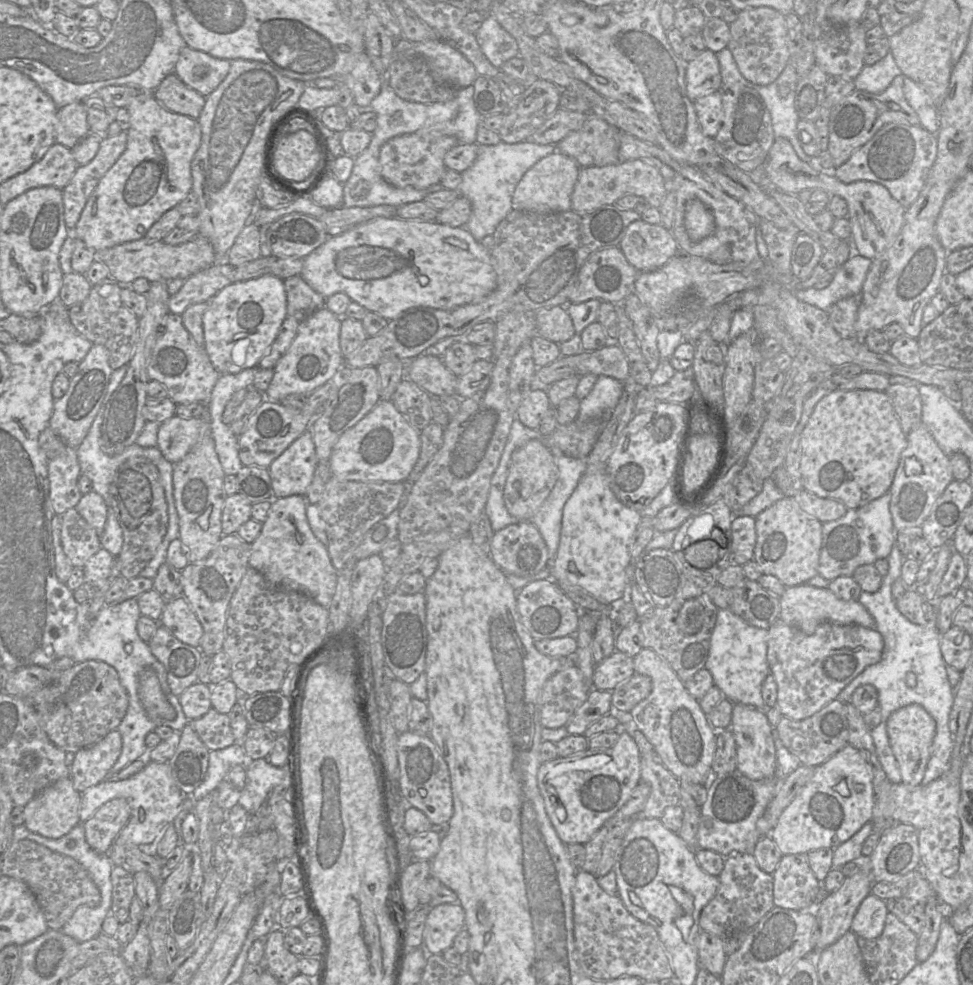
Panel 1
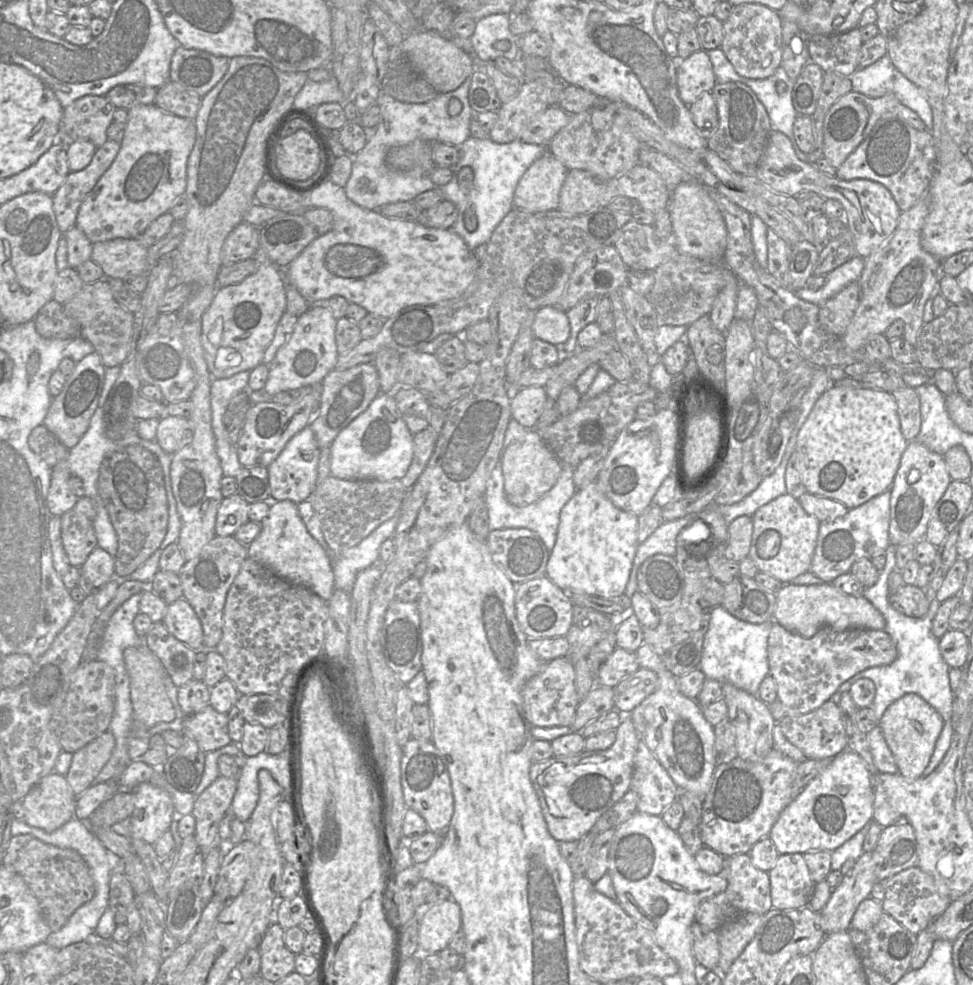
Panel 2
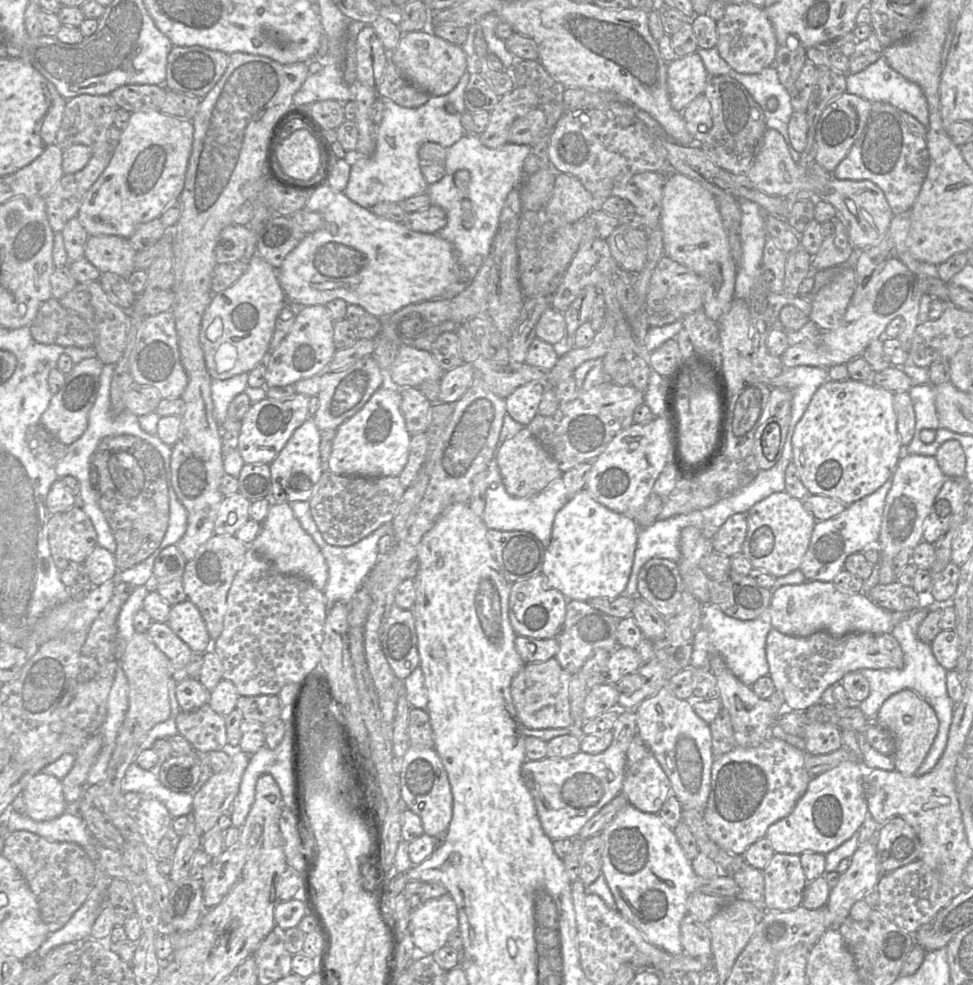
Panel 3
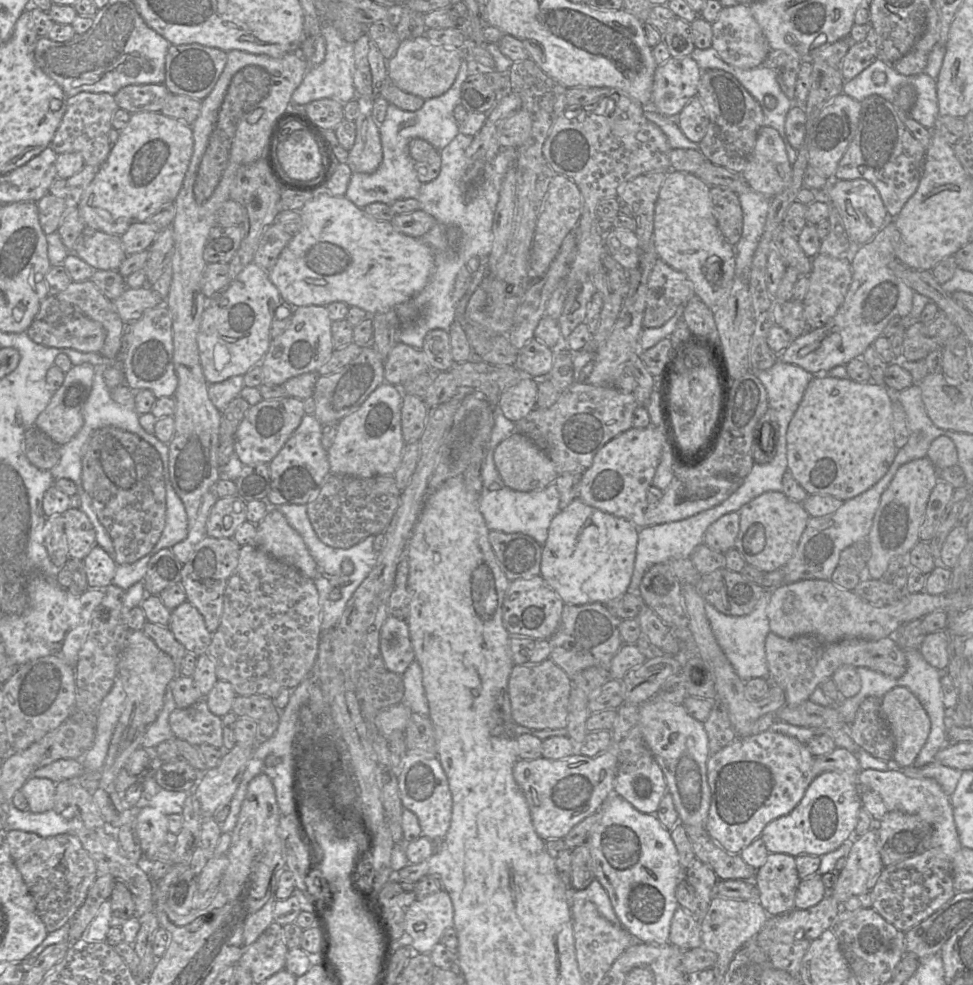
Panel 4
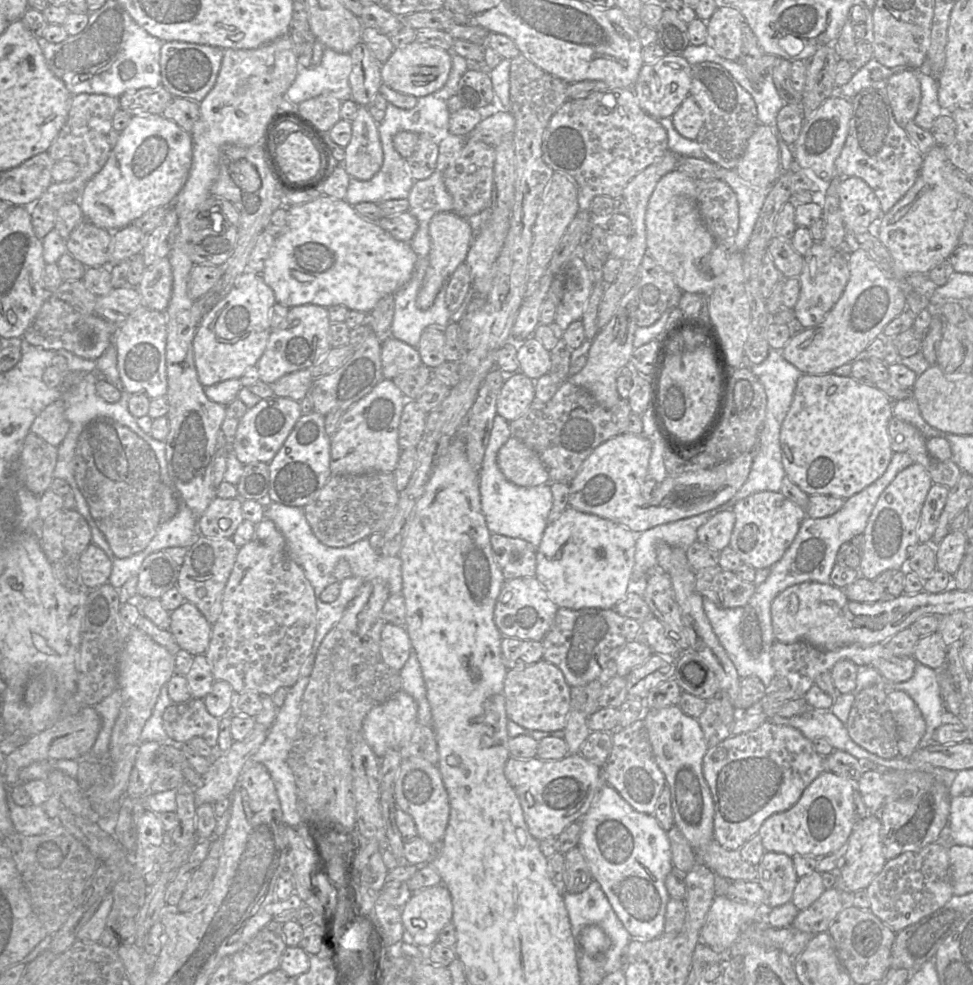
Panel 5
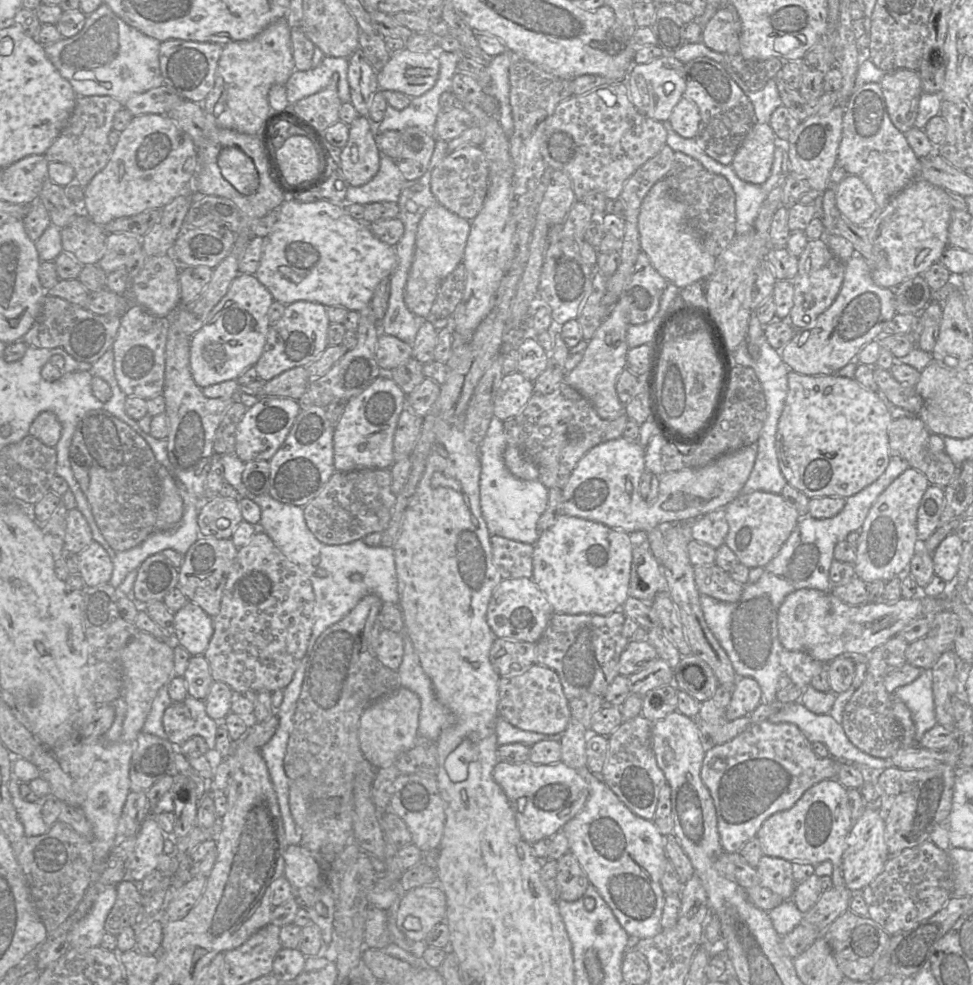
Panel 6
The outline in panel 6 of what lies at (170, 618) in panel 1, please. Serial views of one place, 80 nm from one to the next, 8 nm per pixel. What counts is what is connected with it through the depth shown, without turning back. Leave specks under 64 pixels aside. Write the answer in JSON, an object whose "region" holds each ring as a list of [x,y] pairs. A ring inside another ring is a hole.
{"region":[[[194,602],[187,603],[174,613],[174,642],[184,647],[191,656],[203,655],[213,636],[213,618]]]}

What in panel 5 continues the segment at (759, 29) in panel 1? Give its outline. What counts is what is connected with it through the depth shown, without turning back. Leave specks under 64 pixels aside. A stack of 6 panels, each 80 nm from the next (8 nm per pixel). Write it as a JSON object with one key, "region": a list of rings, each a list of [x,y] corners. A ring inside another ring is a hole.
{"region":[[[720,4],[707,24],[705,44],[728,60],[737,61],[743,53],[744,27],[748,25],[741,12]]]}

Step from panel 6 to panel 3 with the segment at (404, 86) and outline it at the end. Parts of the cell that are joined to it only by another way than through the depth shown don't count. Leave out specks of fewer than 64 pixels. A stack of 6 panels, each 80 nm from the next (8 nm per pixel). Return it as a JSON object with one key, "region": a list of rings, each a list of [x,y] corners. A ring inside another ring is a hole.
{"region":[[[431,30],[404,33],[395,50],[390,53],[390,61],[409,83],[427,92],[430,96],[441,96],[452,91],[467,71],[468,66],[468,58],[461,46],[436,36]]]}

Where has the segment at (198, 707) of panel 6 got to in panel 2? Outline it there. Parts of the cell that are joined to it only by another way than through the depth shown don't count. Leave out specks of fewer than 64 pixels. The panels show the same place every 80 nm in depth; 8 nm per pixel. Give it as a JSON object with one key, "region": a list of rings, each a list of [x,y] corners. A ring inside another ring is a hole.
{"region":[[[210,704],[197,713],[185,715],[182,733],[192,738],[204,753],[232,743],[227,714],[217,712]]]}

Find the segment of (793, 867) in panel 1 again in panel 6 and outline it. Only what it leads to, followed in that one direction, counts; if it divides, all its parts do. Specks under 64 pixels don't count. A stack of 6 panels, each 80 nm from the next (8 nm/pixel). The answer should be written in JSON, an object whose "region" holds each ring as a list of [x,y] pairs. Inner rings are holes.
{"region":[[[763,855],[756,866],[762,887],[779,895],[783,901],[792,899],[796,882],[793,879],[792,862],[783,858]]]}

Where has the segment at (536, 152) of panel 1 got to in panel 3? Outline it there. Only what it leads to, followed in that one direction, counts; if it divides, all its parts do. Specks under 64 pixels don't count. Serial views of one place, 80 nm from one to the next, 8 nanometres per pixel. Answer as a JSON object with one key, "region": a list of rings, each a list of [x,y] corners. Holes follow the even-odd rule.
{"region":[[[466,133],[447,149],[446,174],[440,181],[429,184],[426,191],[432,204],[439,205],[446,211],[448,222],[437,234],[452,244],[456,262],[460,269],[460,279],[444,293],[442,298],[451,298],[466,287],[478,269],[472,265],[472,258],[475,255],[479,254],[483,258],[489,255],[505,200],[509,192],[519,187],[524,179],[523,165],[530,149],[529,145],[514,143],[506,143],[498,148],[491,149],[484,146],[479,139],[479,135],[474,133]]]}

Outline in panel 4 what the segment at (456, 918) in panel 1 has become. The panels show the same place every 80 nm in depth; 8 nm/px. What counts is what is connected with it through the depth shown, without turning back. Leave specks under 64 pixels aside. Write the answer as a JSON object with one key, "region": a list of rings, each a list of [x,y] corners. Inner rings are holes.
{"region":[[[442,889],[423,899],[416,899],[405,912],[405,943],[410,944],[414,952],[429,954],[441,941],[444,931],[454,926],[454,907],[446,890]]]}

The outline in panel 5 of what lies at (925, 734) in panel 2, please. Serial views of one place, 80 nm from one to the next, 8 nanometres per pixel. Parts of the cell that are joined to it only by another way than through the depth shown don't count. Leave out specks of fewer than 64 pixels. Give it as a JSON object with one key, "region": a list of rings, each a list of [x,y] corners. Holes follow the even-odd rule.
{"region":[[[888,691],[887,704],[898,728],[899,757],[908,759],[926,732],[925,720],[916,703],[904,691]]]}

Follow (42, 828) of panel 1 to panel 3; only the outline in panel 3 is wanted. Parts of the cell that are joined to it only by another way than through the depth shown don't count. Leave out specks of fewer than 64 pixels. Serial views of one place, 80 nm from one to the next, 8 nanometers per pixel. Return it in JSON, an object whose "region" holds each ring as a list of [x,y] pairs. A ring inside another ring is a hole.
{"region":[[[40,771],[33,776],[21,793],[25,802],[25,815],[34,821],[48,821],[66,812],[62,781]]]}

